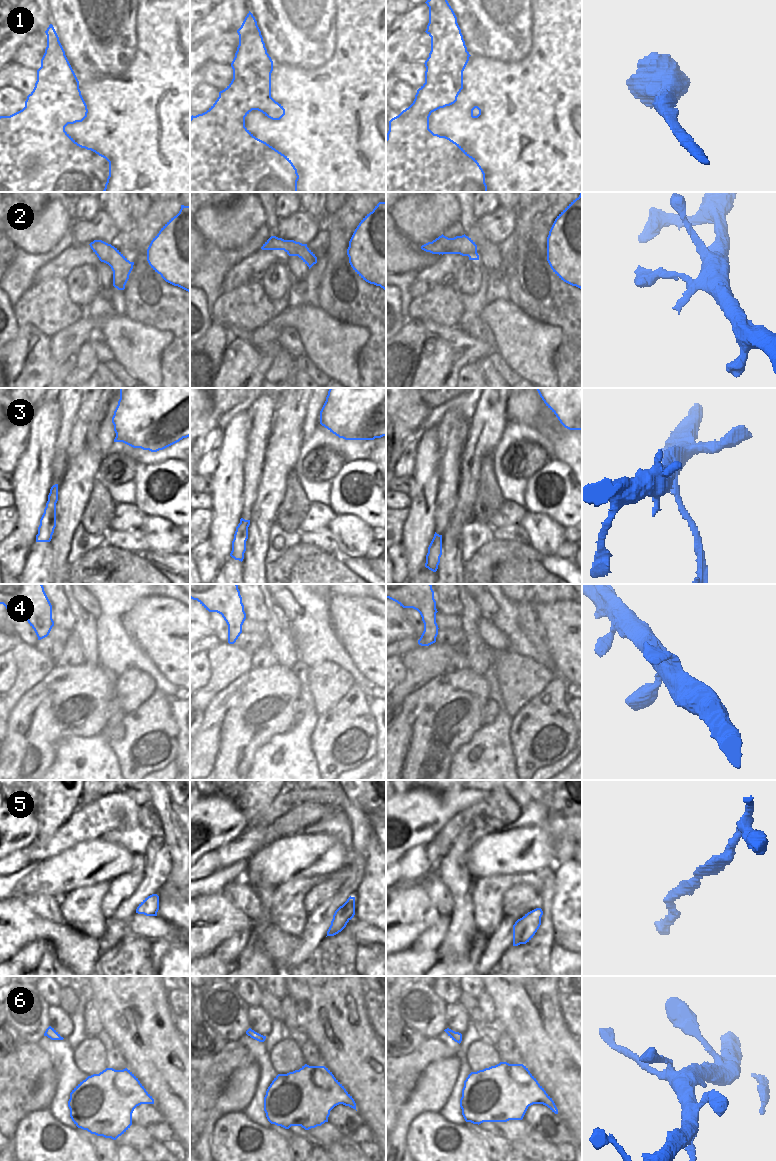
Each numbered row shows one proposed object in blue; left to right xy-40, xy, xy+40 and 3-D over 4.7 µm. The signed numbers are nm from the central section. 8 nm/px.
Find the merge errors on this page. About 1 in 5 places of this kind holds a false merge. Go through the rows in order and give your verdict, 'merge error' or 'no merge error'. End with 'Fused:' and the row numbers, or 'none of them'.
1: no merge error
2: no merge error
3: merge error
4: no merge error
5: no merge error
6: no merge error
Fused: 3

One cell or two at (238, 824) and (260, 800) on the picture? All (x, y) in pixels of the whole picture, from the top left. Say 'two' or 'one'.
two

